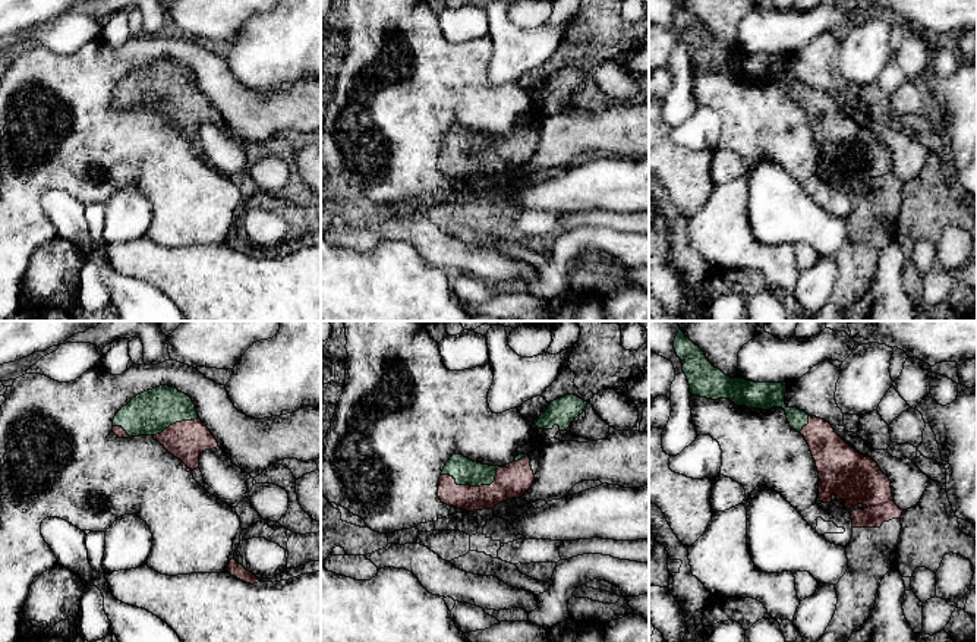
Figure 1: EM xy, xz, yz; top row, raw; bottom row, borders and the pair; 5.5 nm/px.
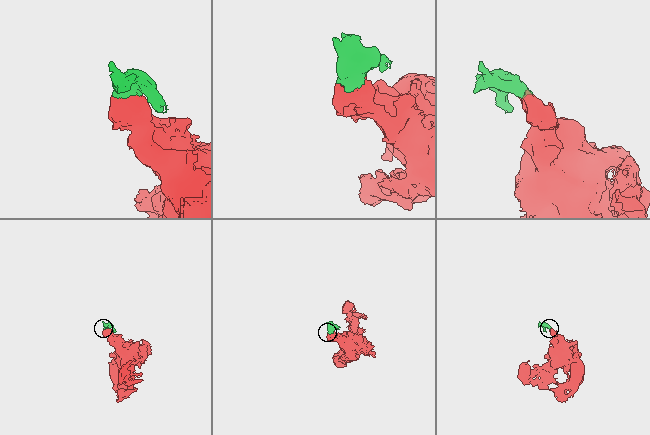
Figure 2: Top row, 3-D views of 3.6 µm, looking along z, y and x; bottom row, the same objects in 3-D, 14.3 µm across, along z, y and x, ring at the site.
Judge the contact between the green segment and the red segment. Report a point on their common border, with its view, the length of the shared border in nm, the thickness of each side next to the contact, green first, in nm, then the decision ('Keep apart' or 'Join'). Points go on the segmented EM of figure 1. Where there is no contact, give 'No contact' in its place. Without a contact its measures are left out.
Touches green at xz (478, 485). Shared border 380 nm. Thickness 140 nm (green) against 180 nm. Join

